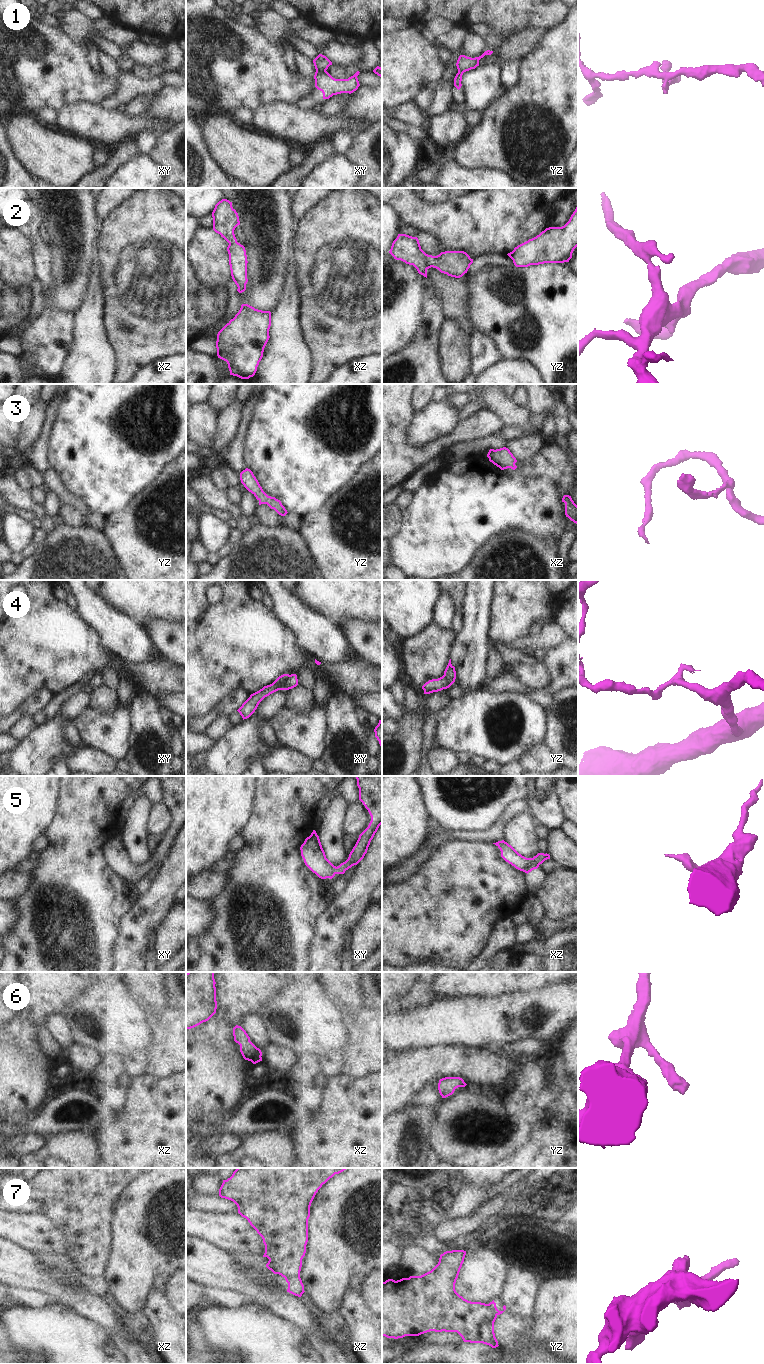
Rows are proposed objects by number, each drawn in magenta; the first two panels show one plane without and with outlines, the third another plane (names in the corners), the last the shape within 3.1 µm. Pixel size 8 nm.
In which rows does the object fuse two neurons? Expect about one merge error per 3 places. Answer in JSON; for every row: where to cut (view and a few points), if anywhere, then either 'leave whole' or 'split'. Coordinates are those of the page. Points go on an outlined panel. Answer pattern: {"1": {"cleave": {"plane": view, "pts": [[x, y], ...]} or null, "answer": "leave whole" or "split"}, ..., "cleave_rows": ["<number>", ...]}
{"1": {"cleave": {"plane": "xy", "pts": [[325, 70], [316, 72]]}, "answer": "split"}, "2": {"cleave": null, "answer": "leave whole"}, "3": {"cleave": null, "answer": "leave whole"}, "4": {"cleave": {"plane": "xy", "pts": [[290, 675], [279, 689]]}, "answer": "split"}, "5": {"cleave": null, "answer": "leave whole"}, "6": {"cleave": null, "answer": "leave whole"}, "7": {"cleave": {"plane": "xz", "pts": [[299, 1276], [285, 1278]]}, "answer": "split"}, "cleave_rows": ["1", "4", "7"]}

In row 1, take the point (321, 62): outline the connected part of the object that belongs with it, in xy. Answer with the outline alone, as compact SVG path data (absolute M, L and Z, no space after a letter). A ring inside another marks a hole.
M319 54L314 60L313 60L316 72L322 72L326 71L330 65L332 65L332 62L324 55Z

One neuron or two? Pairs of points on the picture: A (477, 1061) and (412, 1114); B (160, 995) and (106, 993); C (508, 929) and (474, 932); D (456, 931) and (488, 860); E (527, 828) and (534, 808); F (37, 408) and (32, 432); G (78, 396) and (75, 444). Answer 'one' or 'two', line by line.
A: two
B: two
C: two
D: one
E: two
F: one
G: one

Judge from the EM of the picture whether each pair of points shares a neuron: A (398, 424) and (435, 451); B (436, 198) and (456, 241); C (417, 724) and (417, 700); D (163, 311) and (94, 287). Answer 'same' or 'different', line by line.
A: same
B: different
C: different
D: different

